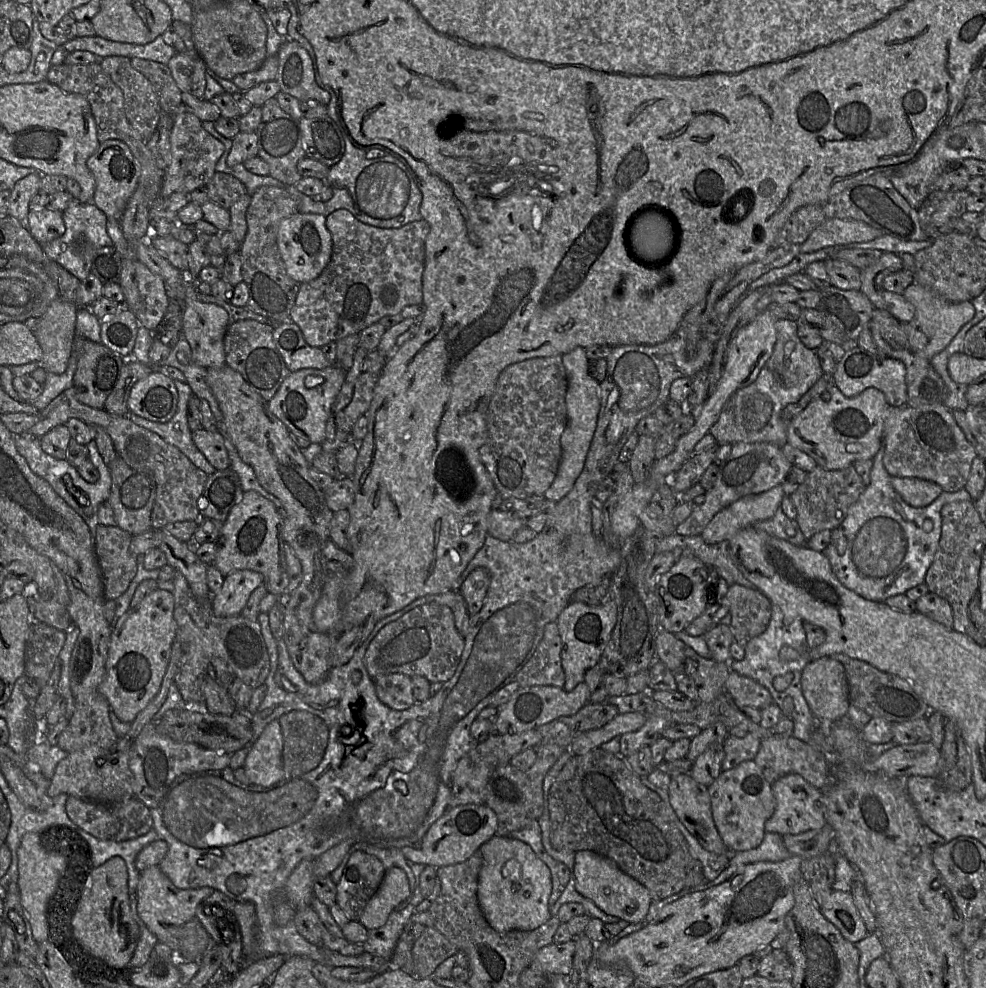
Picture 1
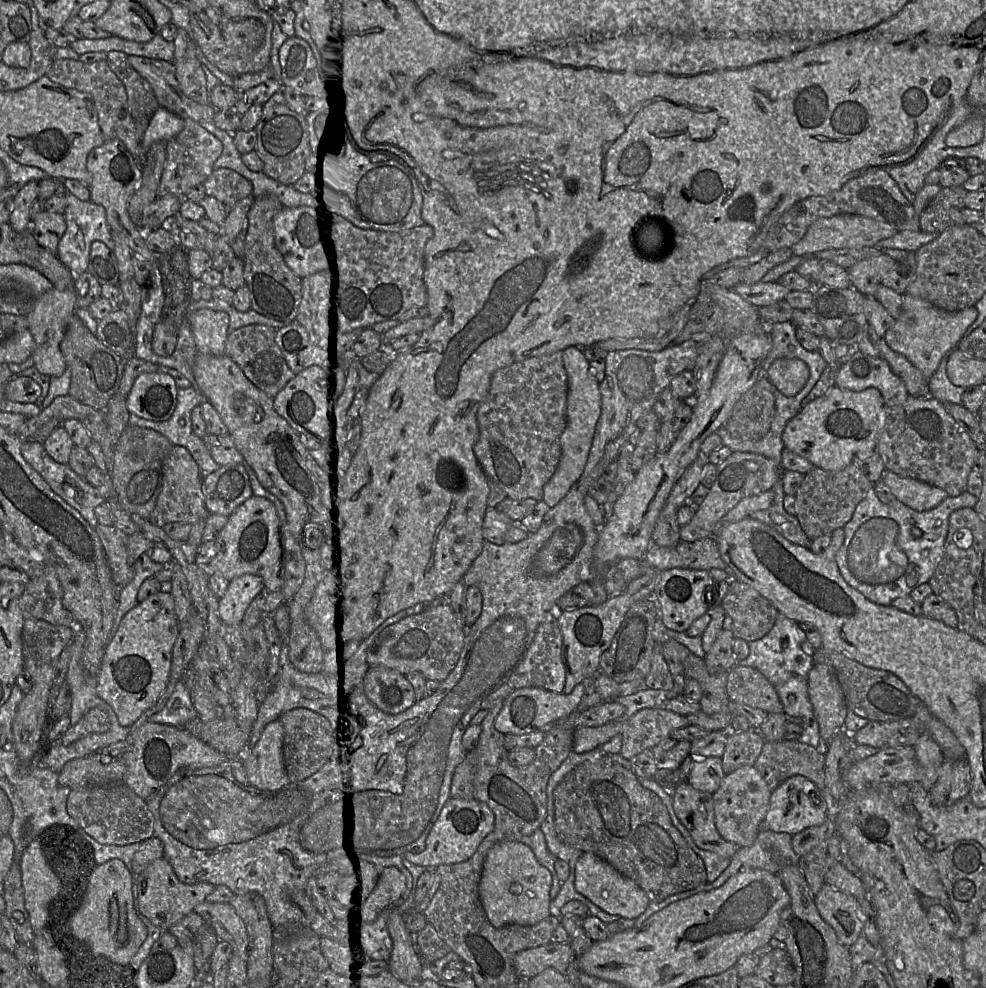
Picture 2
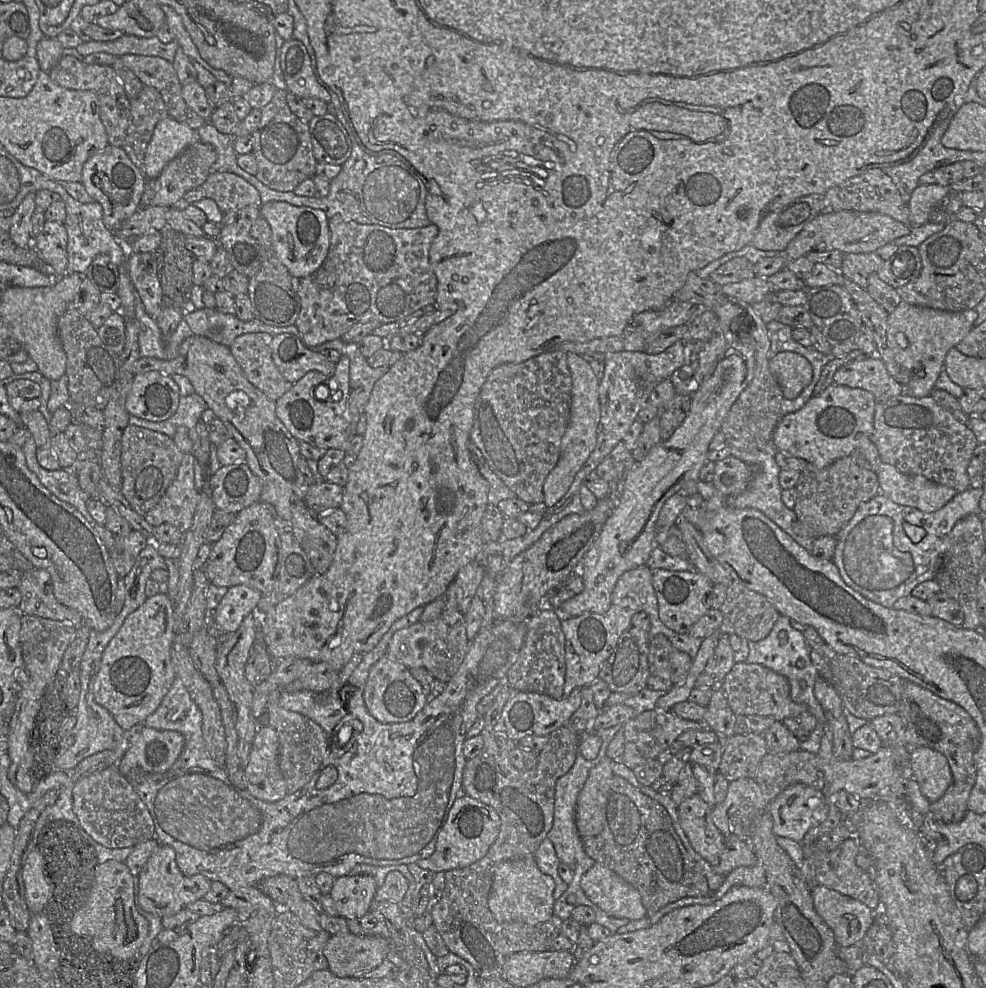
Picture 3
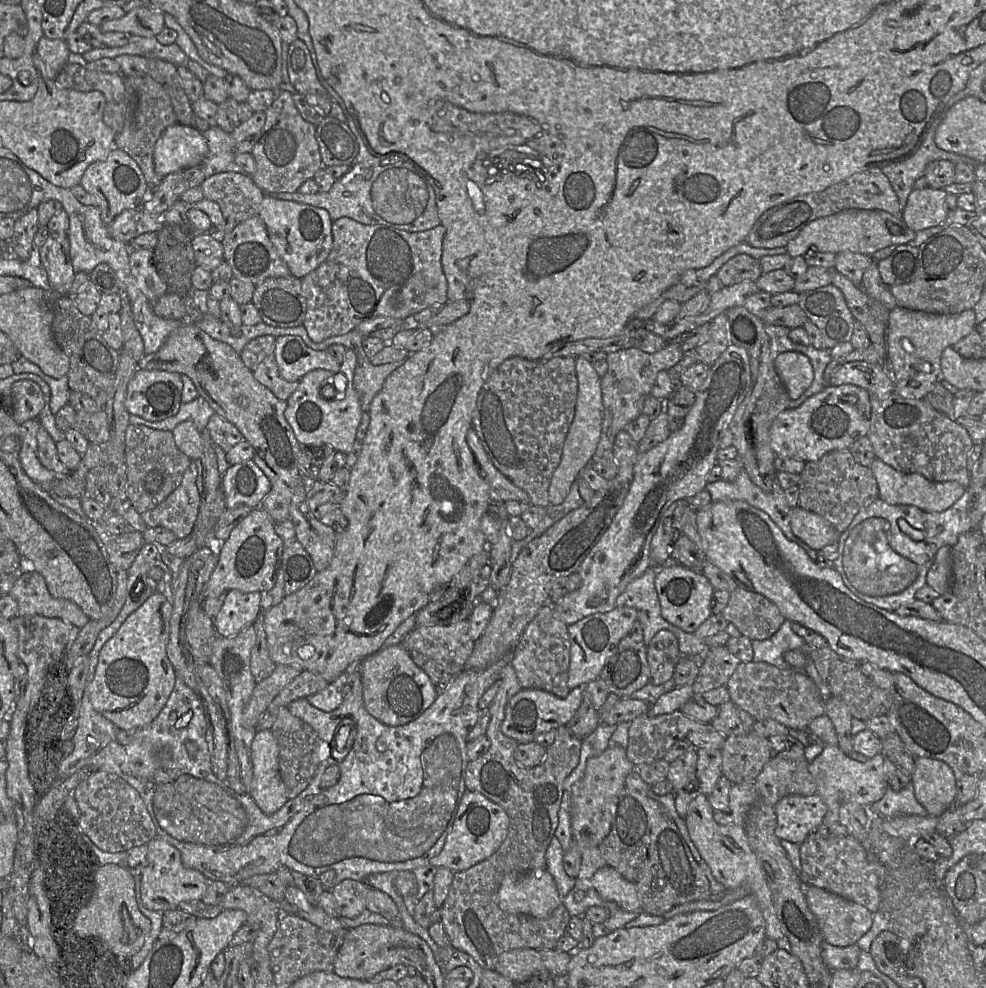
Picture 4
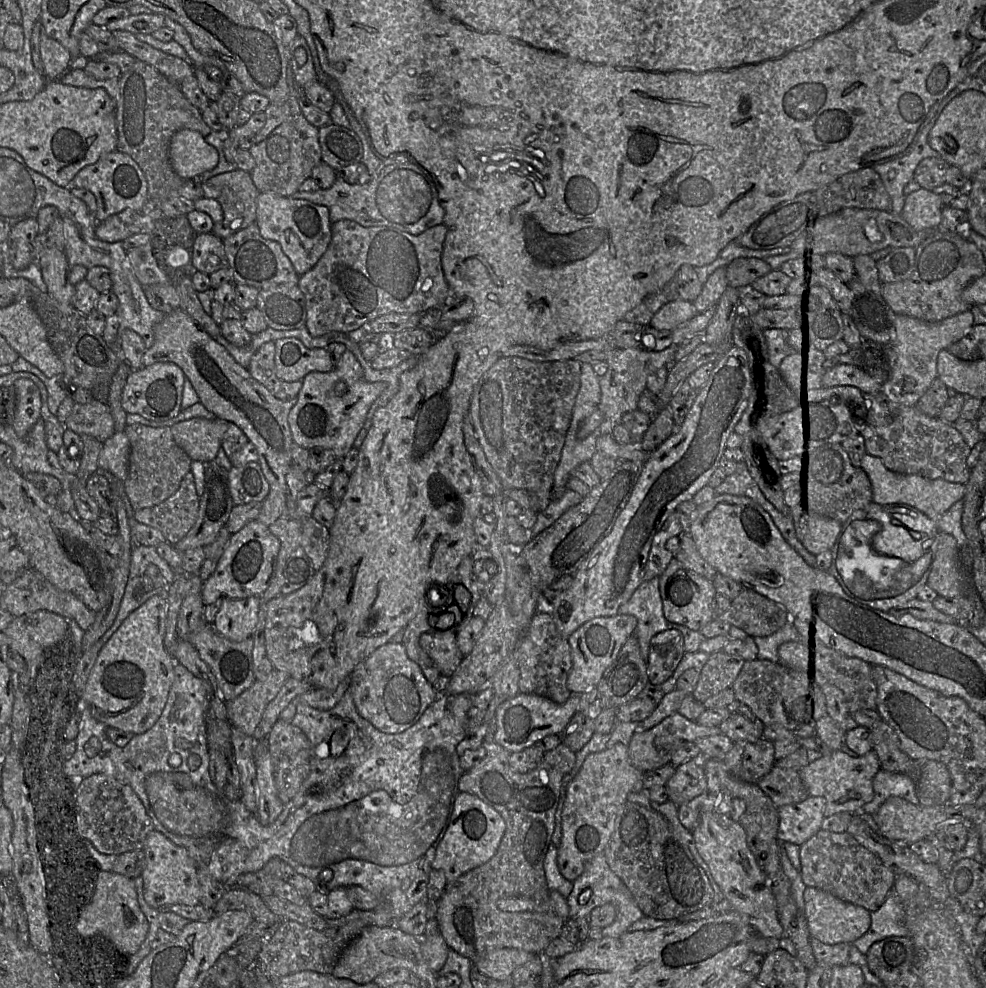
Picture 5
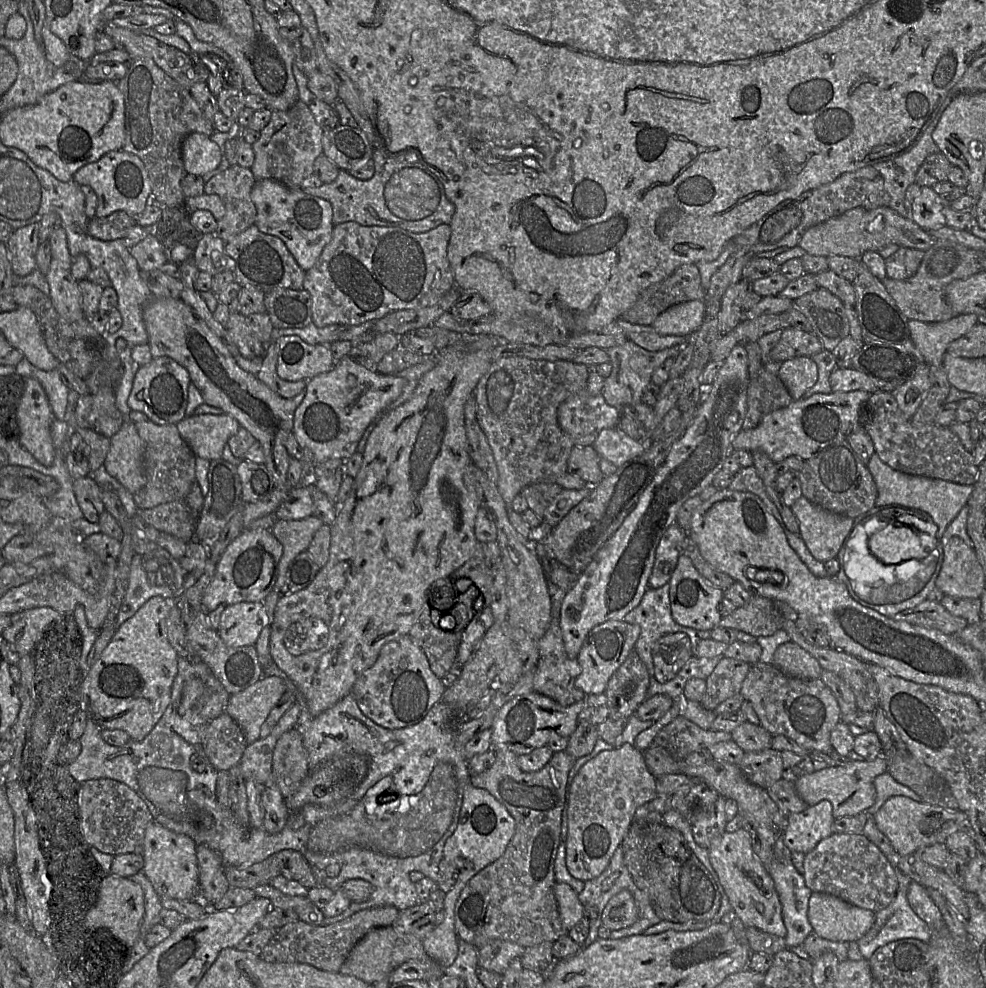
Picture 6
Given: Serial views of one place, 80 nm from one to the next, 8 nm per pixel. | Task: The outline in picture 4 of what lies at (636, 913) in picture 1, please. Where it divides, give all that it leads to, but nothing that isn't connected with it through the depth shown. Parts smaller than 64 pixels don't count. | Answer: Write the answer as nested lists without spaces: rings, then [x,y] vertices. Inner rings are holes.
[[[605,866],[595,872],[592,886],[599,896],[629,912],[642,912],[636,887],[615,869]]]

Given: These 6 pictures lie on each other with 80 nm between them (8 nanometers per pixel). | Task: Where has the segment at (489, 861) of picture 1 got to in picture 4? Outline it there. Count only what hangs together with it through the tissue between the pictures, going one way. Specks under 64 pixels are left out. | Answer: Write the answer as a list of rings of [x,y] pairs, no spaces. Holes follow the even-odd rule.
[[[547,870],[503,877],[497,894],[498,907],[508,914],[525,914],[544,919],[561,905],[556,884]]]

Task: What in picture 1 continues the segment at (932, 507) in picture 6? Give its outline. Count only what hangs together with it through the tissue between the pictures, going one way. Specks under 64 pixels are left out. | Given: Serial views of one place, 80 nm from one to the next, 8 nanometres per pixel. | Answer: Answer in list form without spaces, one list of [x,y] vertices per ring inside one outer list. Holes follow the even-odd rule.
[[[891,477],[895,491],[913,507],[926,507],[942,492],[940,485],[919,478]]]

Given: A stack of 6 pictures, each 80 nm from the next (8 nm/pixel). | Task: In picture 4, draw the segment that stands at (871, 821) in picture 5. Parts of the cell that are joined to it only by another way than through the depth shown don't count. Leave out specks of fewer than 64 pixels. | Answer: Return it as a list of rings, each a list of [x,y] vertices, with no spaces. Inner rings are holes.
[[[912,781],[900,791],[894,791],[888,786],[883,797],[868,806],[867,810],[871,817],[883,817],[885,819],[900,815],[921,817],[929,815],[927,810],[917,801]]]

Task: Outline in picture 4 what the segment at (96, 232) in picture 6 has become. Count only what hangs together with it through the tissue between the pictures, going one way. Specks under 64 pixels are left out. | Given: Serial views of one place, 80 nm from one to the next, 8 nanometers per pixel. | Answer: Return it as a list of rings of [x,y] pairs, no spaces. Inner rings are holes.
[[[127,209],[107,227],[114,239],[129,243],[143,233],[159,231],[163,225],[163,214],[154,214],[144,209]]]

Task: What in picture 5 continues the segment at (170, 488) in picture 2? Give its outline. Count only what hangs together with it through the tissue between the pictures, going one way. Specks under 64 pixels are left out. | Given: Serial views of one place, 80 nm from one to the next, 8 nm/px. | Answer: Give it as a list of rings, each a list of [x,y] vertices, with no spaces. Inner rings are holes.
[[[189,471],[172,496],[153,507],[135,510],[133,519],[159,530],[167,542],[175,545],[194,526],[199,505],[194,476]]]

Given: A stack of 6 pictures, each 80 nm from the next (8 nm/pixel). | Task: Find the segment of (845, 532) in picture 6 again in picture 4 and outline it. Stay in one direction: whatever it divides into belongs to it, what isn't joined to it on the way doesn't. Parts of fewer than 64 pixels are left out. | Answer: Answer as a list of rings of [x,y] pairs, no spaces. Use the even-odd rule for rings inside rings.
[[[799,506],[792,508],[791,528],[795,536],[816,551],[838,542],[841,534],[825,518]]]

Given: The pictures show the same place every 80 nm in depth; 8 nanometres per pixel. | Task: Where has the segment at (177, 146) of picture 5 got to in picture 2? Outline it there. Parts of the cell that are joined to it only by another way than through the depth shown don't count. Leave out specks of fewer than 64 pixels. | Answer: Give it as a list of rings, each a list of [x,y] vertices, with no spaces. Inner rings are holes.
[[[158,107],[150,119],[150,123],[142,139],[144,153],[155,142],[168,142],[184,128],[184,120],[163,107]]]

